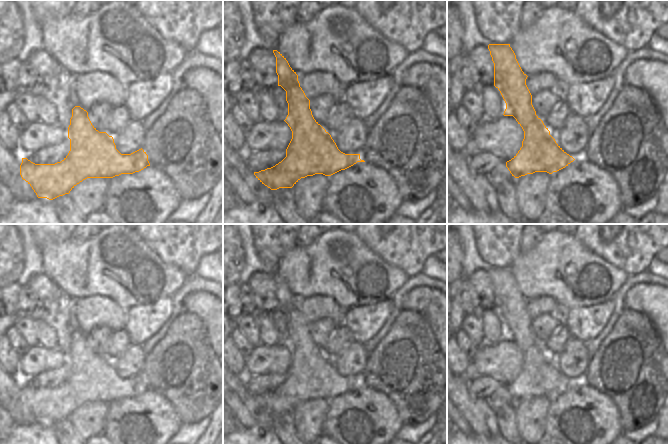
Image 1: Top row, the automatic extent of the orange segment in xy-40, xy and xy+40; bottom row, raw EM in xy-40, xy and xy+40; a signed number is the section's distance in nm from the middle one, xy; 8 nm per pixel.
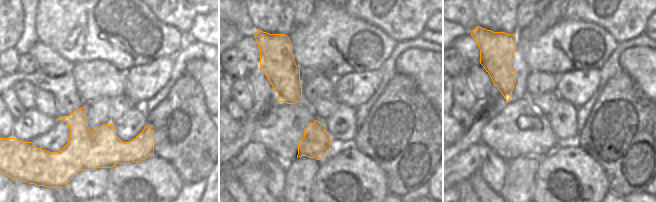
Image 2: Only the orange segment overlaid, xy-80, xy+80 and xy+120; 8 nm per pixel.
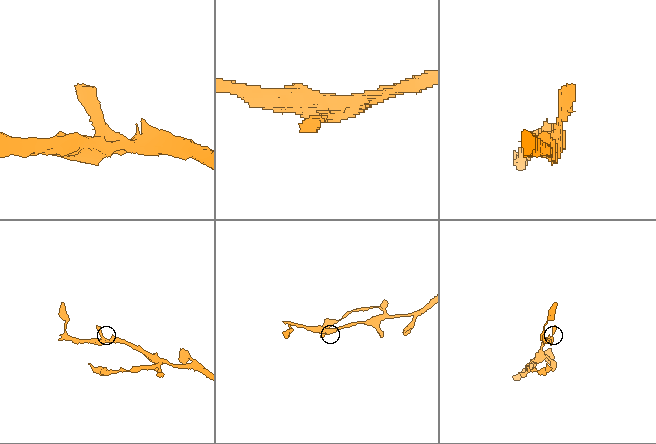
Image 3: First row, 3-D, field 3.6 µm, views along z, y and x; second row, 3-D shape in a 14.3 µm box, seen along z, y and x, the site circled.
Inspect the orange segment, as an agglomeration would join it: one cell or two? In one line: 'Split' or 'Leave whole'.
Leave whole

